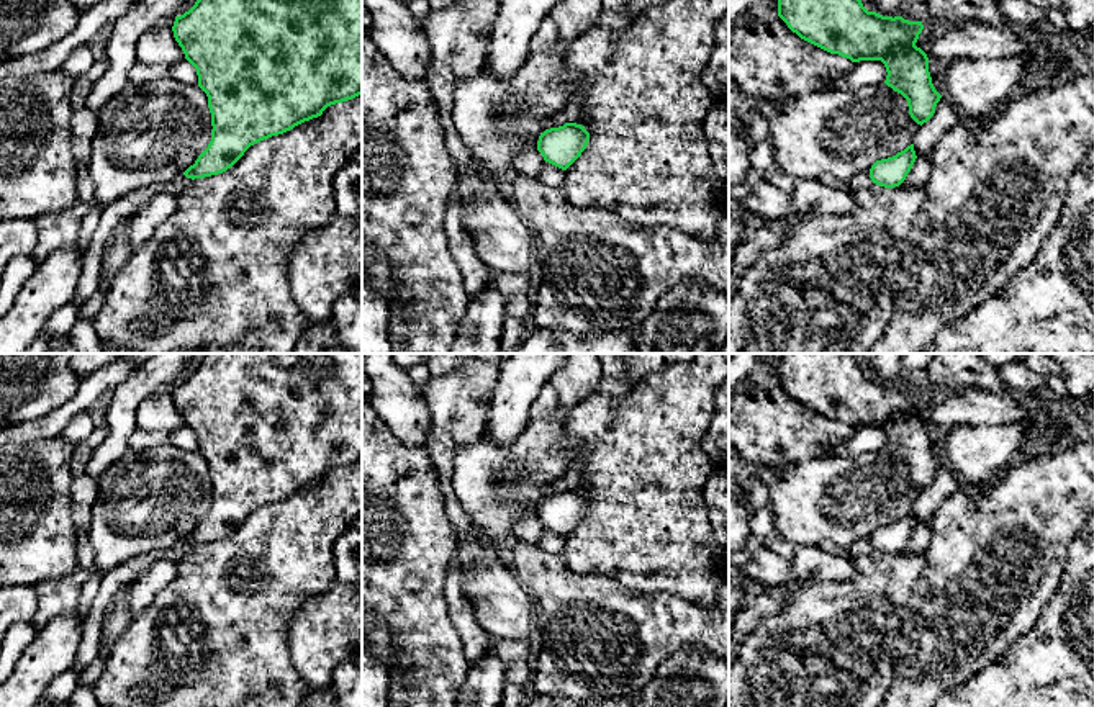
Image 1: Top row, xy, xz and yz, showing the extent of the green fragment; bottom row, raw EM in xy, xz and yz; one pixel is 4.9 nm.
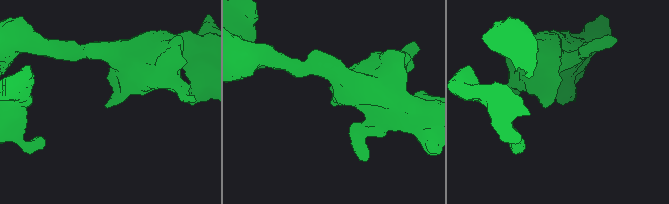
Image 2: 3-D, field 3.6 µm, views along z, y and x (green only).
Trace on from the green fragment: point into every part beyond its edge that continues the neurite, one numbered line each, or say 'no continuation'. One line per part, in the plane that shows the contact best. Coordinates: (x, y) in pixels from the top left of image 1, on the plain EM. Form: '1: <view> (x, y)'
no continuation

